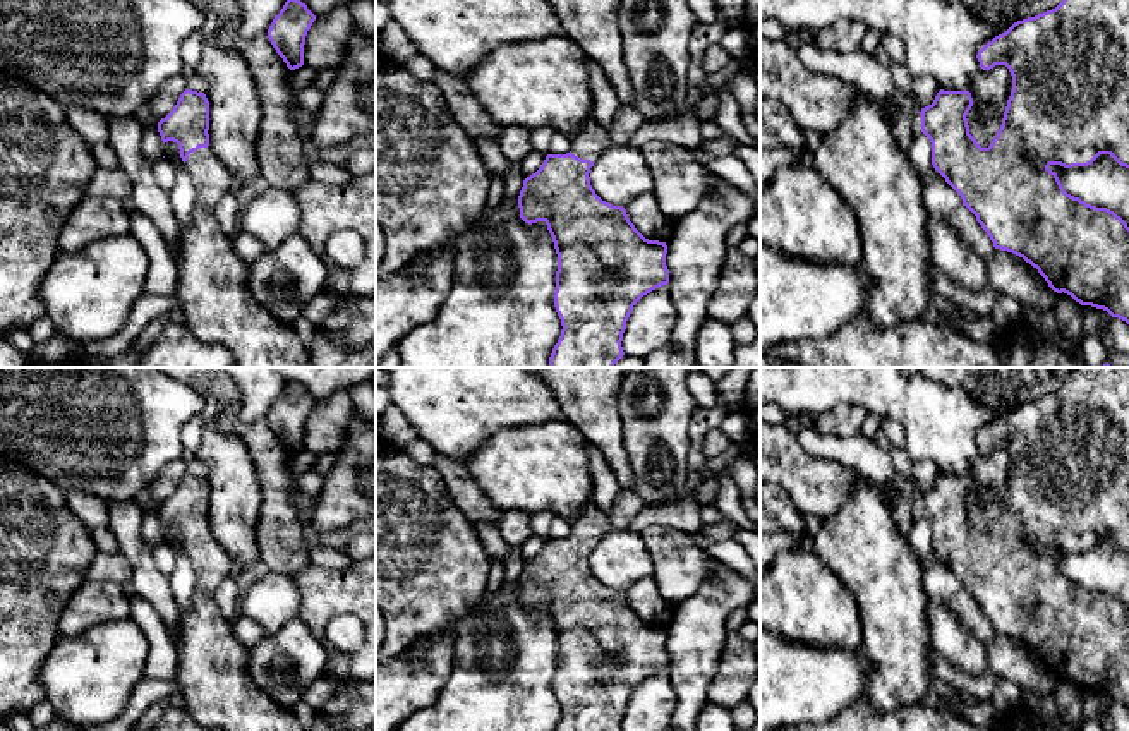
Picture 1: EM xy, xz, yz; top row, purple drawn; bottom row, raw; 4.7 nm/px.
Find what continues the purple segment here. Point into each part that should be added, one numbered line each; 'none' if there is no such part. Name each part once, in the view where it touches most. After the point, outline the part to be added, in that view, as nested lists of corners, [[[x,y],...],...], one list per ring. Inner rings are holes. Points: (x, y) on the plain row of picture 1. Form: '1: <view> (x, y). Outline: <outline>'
1: xy (211, 563). Outline: [[[209,530],[190,537],[185,553],[196,570],[196,589],[206,595],[213,595],[233,570],[232,556],[213,539]]]

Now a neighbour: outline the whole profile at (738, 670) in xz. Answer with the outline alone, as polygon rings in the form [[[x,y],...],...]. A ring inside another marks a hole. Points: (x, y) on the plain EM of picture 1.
[[[729,633],[717,671],[707,690],[707,702],[734,709],[748,700],[748,693],[760,676],[753,642],[740,633]]]

